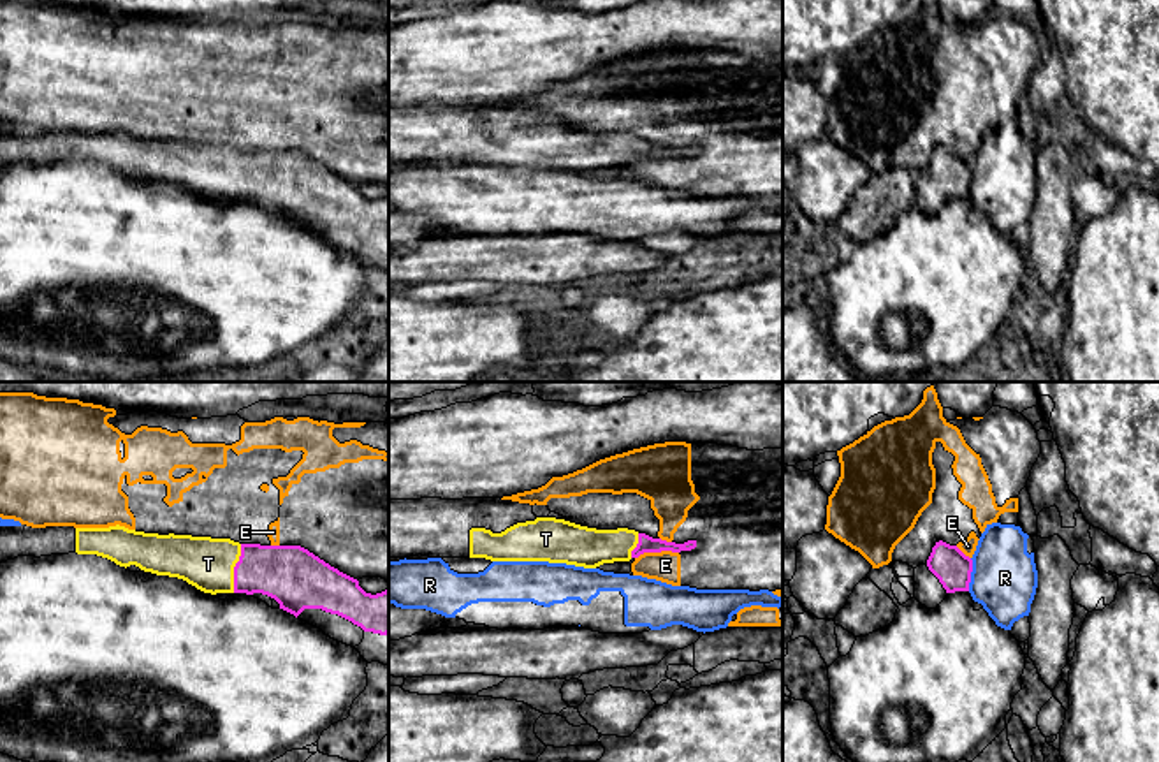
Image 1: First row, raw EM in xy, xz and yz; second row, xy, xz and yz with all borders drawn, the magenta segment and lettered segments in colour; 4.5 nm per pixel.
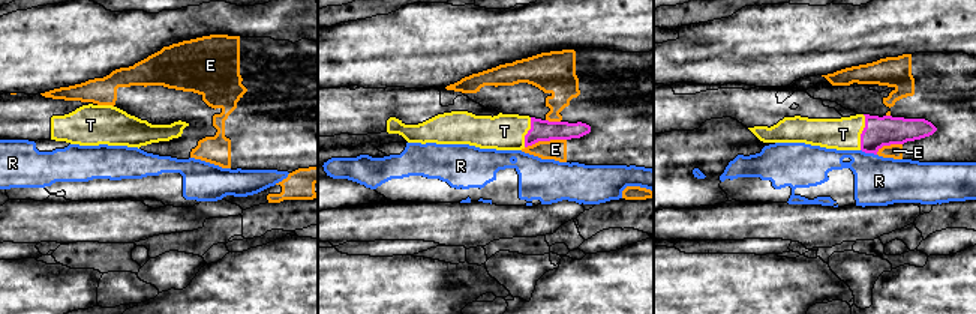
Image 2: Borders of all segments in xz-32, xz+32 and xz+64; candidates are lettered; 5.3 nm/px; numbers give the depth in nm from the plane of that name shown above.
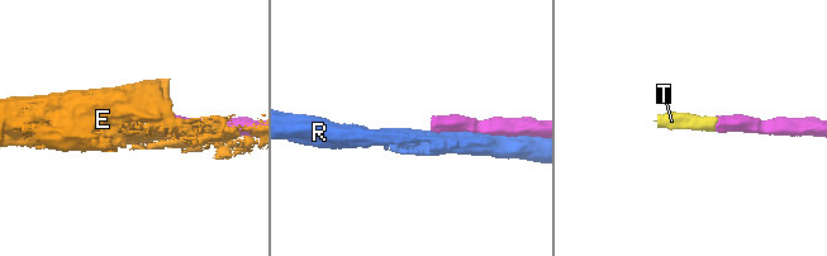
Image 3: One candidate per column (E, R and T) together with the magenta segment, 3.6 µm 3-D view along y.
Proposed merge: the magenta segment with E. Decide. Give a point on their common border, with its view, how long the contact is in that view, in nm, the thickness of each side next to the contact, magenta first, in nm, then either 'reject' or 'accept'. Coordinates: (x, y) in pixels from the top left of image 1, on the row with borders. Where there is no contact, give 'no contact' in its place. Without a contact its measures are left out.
contact xz (656, 551); length 200 nm; calibres 80 and 140 nm; reject

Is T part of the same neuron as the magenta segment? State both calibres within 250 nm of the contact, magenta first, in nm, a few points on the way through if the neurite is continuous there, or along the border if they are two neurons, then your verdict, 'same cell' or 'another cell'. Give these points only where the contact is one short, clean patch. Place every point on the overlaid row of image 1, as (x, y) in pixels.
260/240 nm | across xy (289, 574), (269, 569), (234, 569), (208, 564) | same cell

